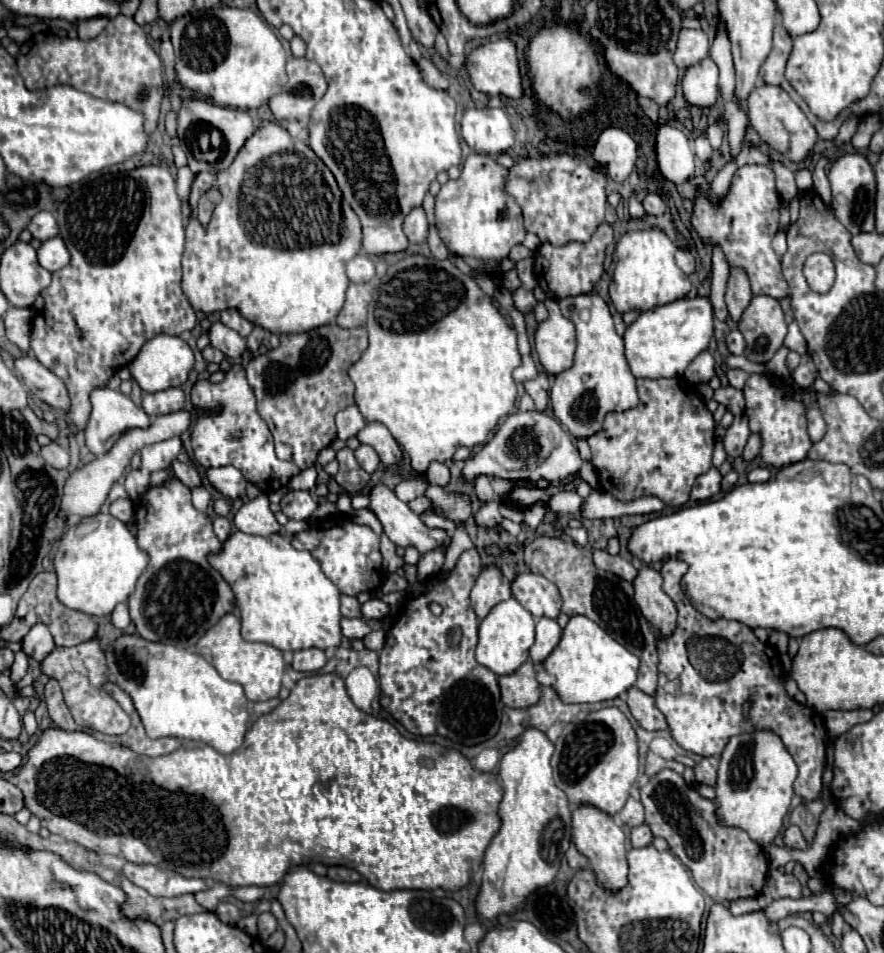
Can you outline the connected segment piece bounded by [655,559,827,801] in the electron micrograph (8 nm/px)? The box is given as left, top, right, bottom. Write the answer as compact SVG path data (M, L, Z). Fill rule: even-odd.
M669 559L661 567L663 575L663 591L673 599L677 605L677 627L675 631L667 637L661 639L657 645L657 655L659 655L659 681L657 681L657 691L655 691L655 705L657 709L665 715L669 731L673 739L685 749L693 751L697 755L709 757L715 753L721 753L729 741L729 737L753 731L753 729L771 729L775 731L789 753L793 755L799 775L795 781L795 793L803 797L805 801L813 801L821 797L823 791L823 773L826 766L826 745L827 731L823 723L813 721L813 709L799 705L793 701L783 685L783 667L779 661L779 655L775 649L759 641L753 633L751 627L739 623L739 621L729 621L729 619L709 619L705 621L705 615L699 613L689 599L685 597L681 589L681 577L687 573L685 561ZM751 699L753 707L743 715L743 701Z

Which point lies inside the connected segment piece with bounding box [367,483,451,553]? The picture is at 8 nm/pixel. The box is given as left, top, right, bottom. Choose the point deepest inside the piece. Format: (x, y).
(401, 525)

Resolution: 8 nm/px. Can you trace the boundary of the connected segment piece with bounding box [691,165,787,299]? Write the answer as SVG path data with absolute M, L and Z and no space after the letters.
M743 165L733 175L729 193L723 199L723 205L721 207L711 205L707 193L697 193L695 209L693 209L693 219L691 219L693 229L707 243L721 245L723 247L723 253L725 253L725 259L727 259L729 265L741 265L747 271L747 275L751 279L751 289L753 289L755 295L765 293L765 295L771 295L775 299L781 299L781 297L787 295L787 283L785 283L785 279L781 275L779 257L771 249L771 239L775 235L775 229L779 227L779 207L781 207L781 201L779 201L777 189L775 189L775 173L769 167L765 167L765 165Z

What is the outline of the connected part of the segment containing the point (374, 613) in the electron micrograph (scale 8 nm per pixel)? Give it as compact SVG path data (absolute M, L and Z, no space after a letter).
M373 597L367 603L361 603L361 619L369 621L369 619L383 619L385 615L389 615L389 605L385 605L381 599Z

